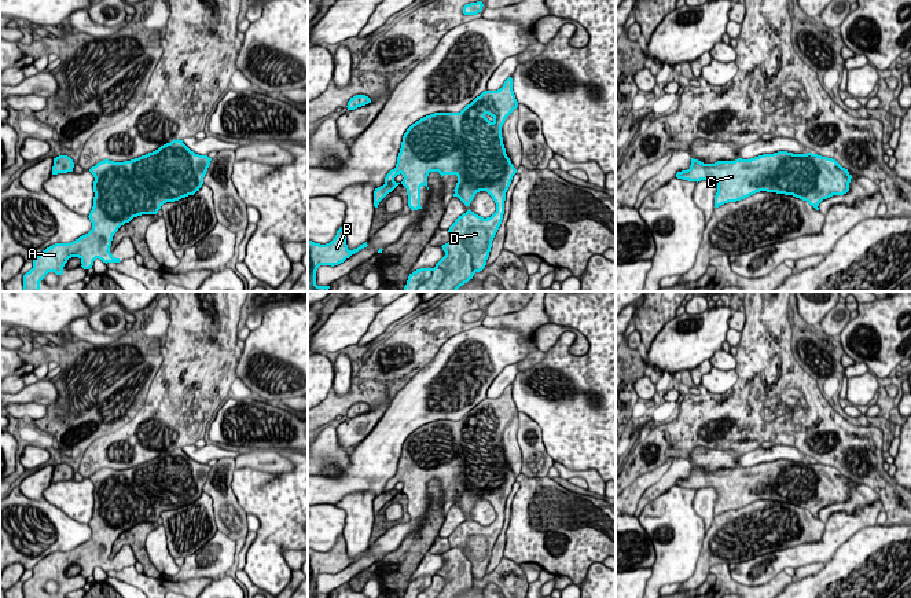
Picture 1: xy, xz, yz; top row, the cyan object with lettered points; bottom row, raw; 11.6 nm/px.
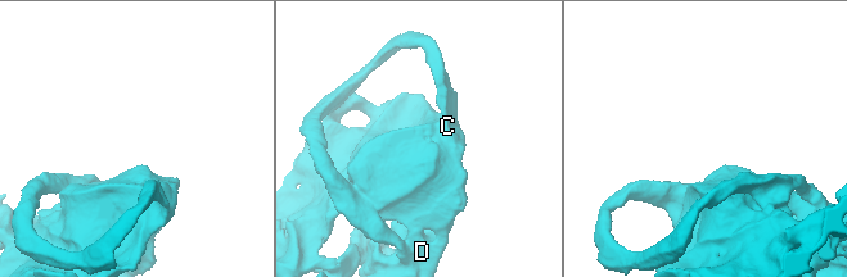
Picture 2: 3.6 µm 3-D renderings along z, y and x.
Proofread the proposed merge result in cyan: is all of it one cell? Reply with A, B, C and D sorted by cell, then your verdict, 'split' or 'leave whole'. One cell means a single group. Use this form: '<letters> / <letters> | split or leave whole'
A B C D | leave whole

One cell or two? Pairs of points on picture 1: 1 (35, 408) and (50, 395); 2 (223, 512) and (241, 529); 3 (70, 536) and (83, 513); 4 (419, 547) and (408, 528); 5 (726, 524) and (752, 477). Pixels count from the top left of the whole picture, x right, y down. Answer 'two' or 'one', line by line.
1: two
2: one
3: two
4: two
5: one

